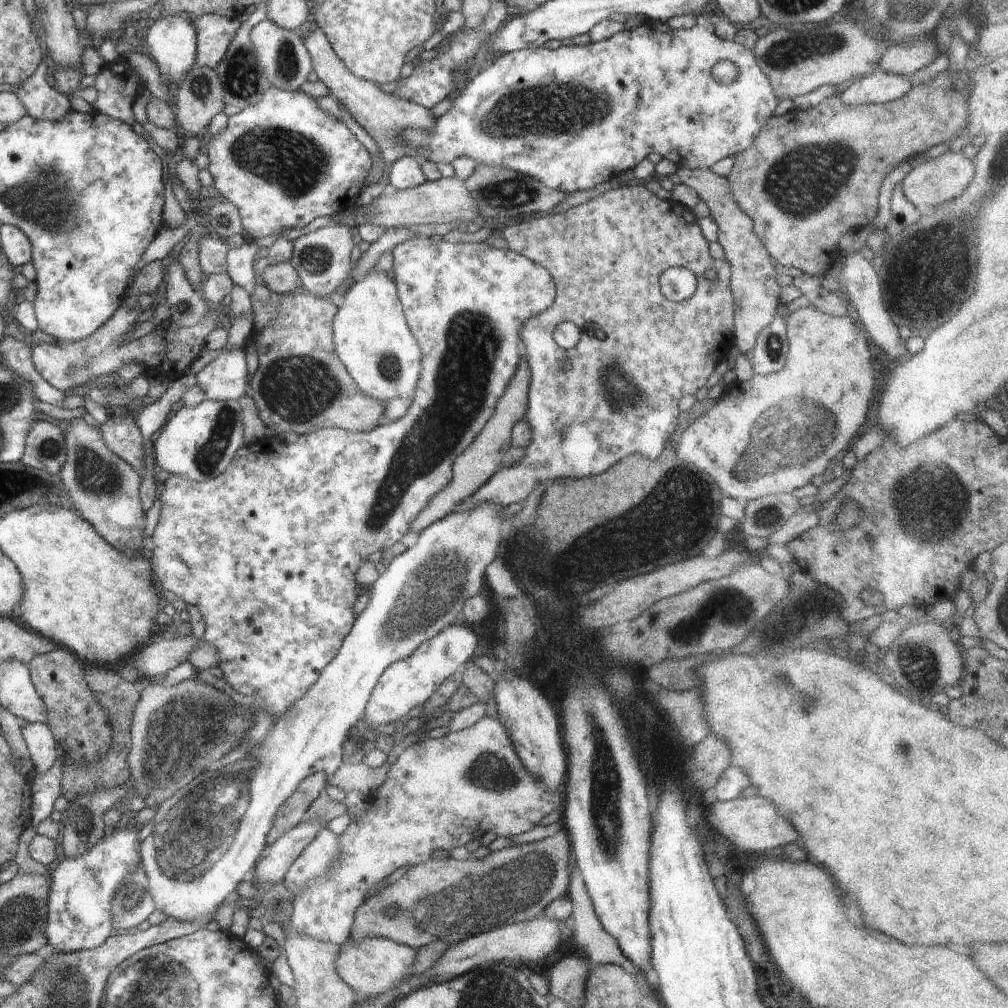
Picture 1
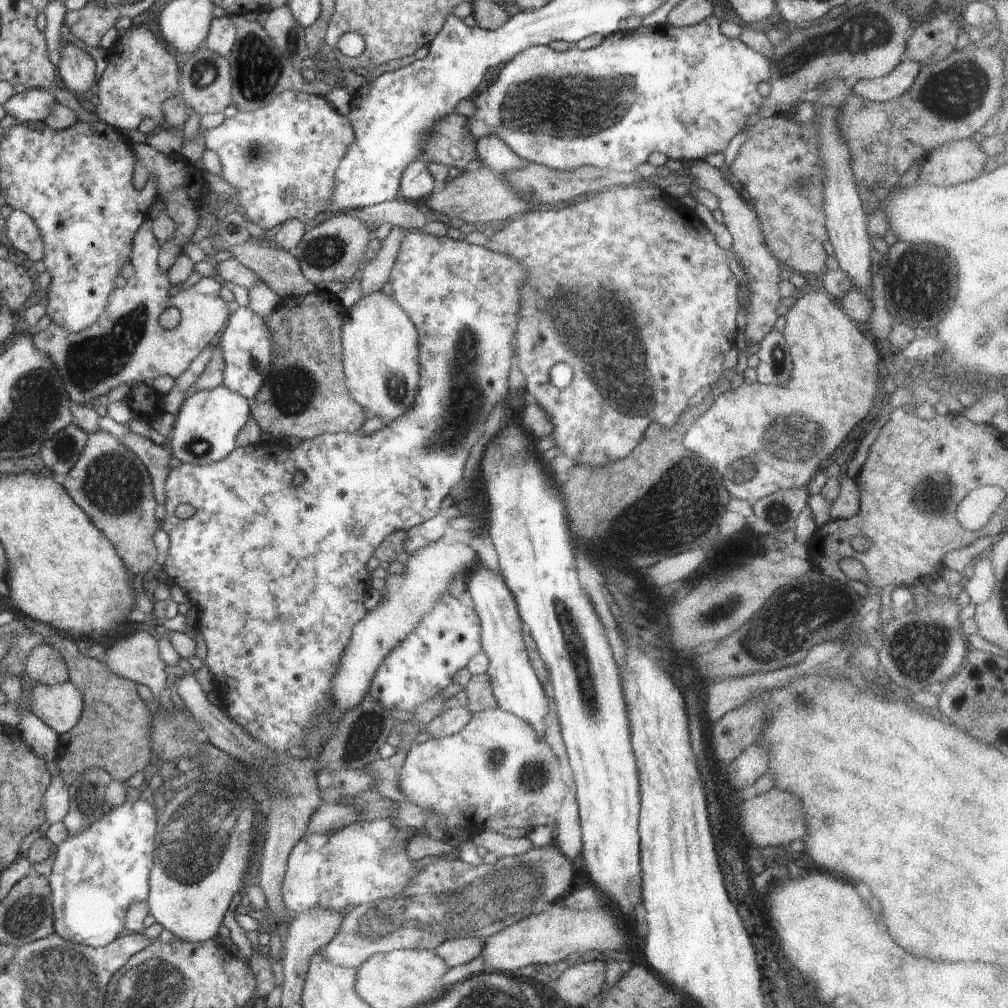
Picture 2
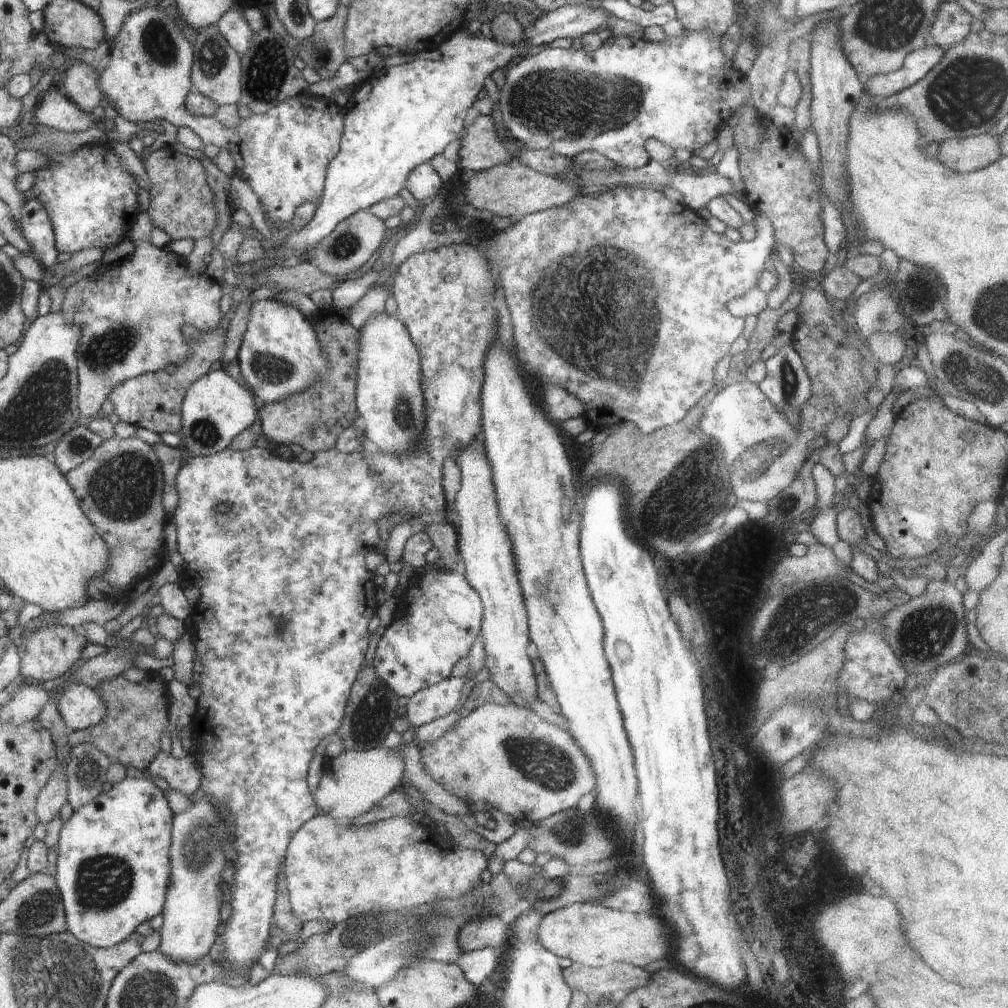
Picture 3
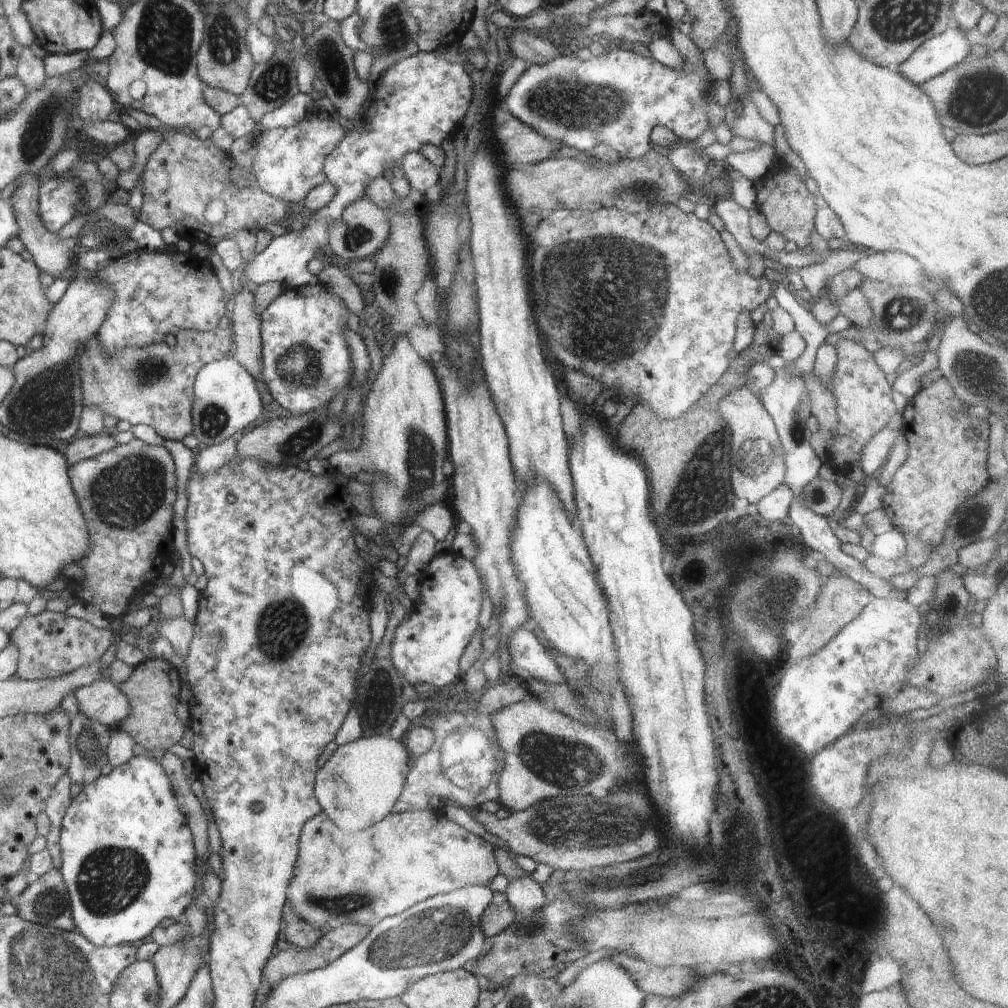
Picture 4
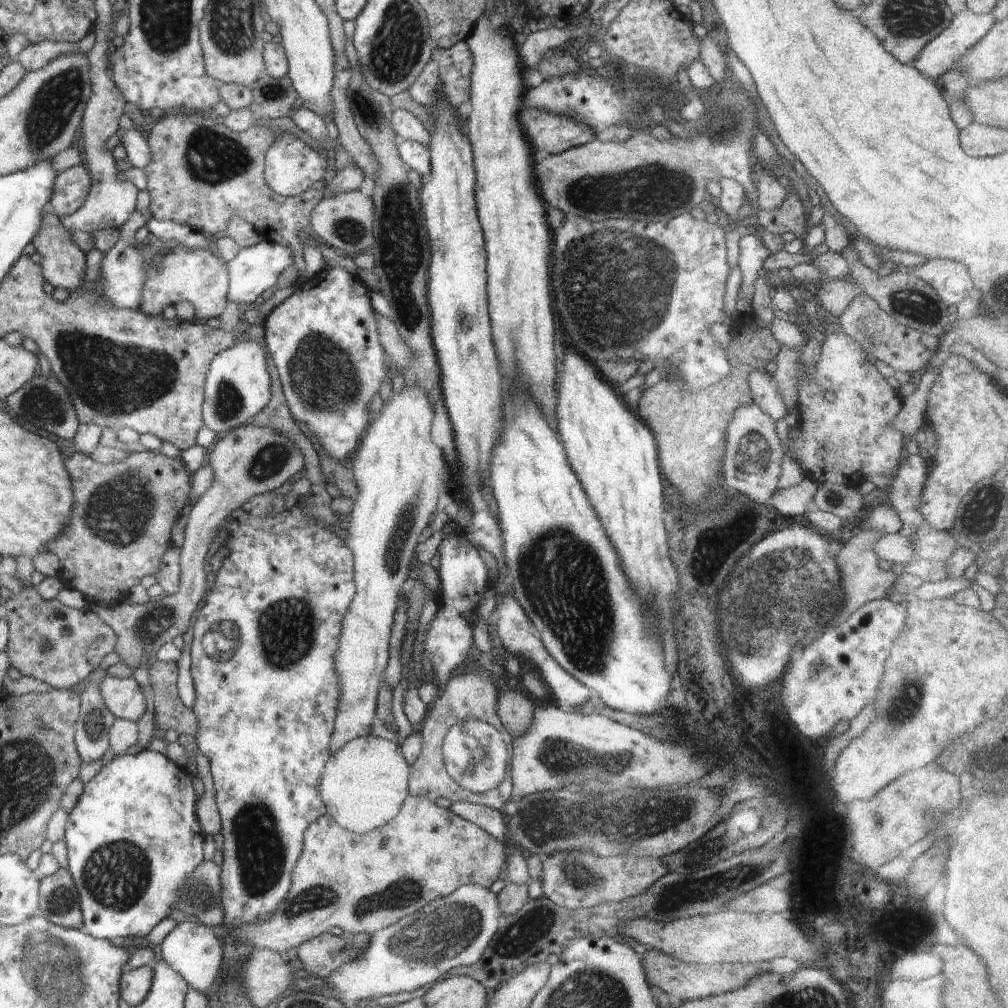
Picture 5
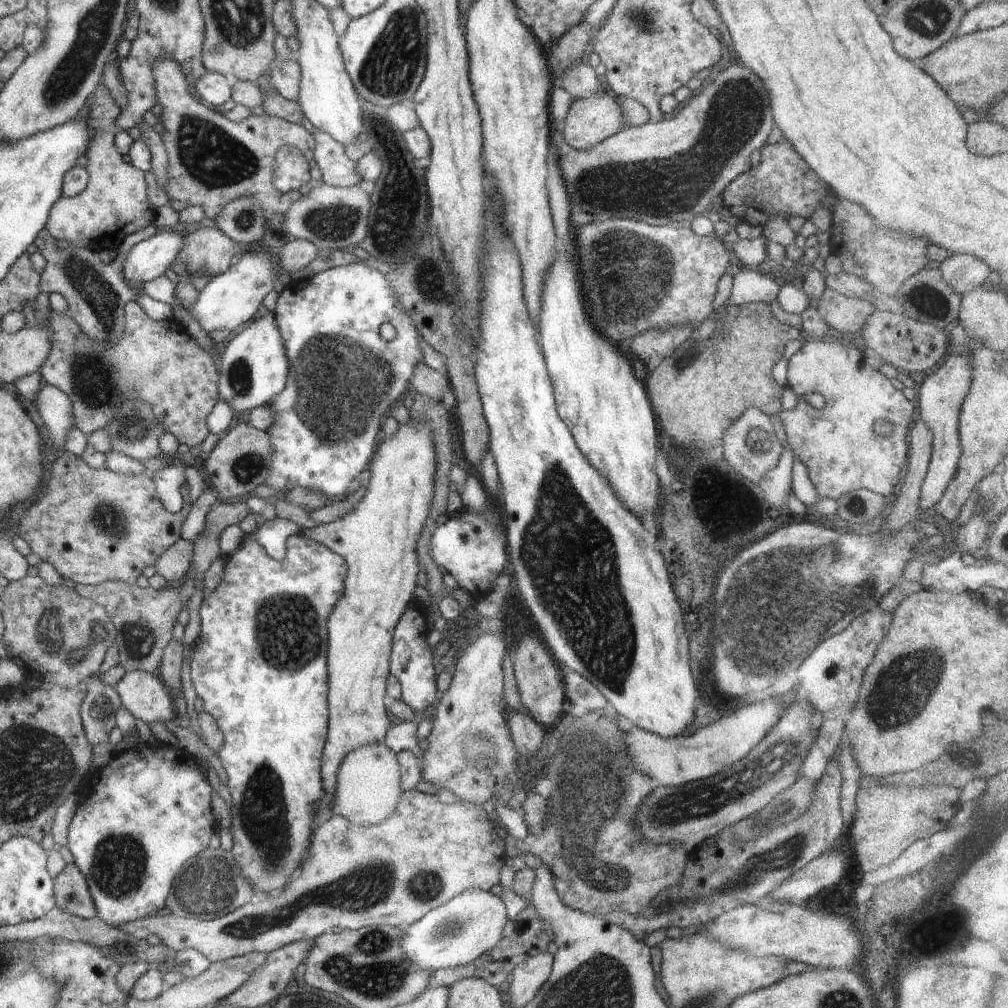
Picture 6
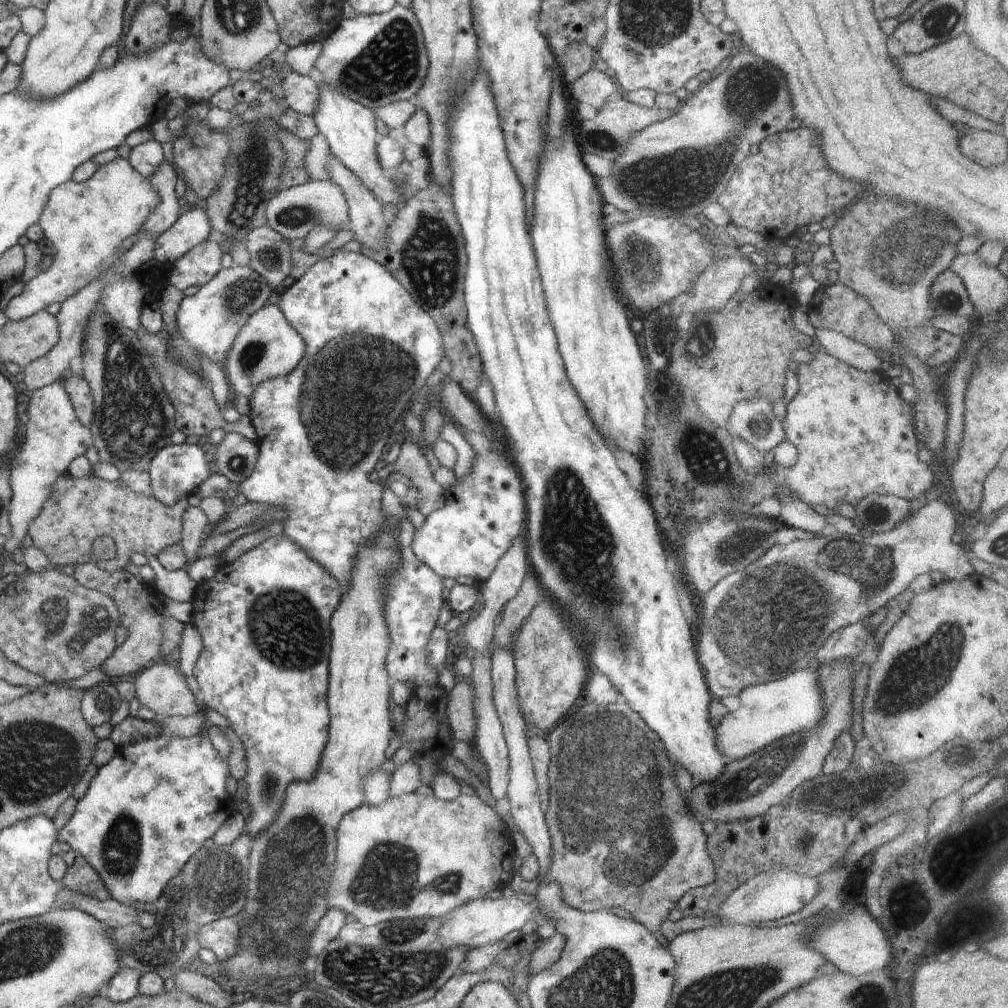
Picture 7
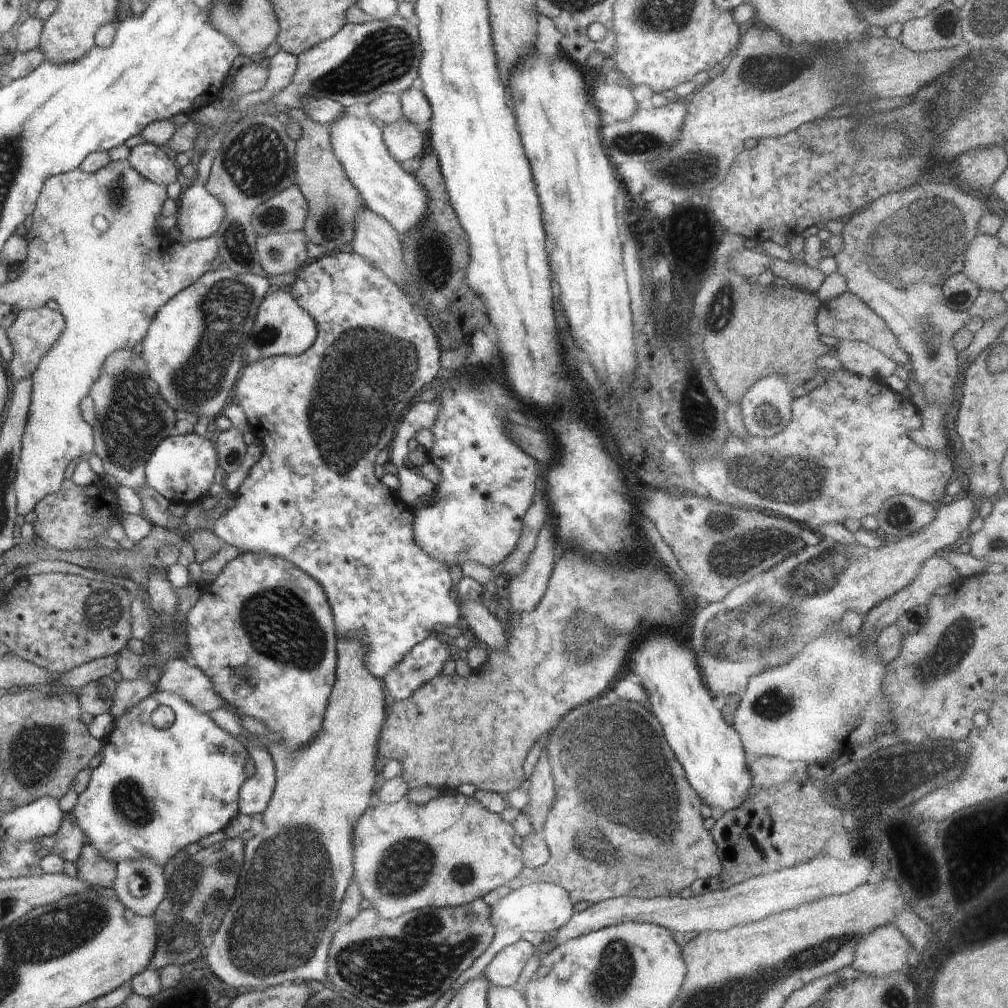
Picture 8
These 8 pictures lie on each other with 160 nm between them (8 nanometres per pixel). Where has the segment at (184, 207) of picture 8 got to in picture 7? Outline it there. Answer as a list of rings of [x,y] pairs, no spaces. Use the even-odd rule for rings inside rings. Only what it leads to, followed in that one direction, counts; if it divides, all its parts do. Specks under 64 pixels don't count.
[[[193,206],[193,210],[182,214],[178,220],[166,232],[163,232],[156,240],[153,250],[153,258],[158,260],[162,265],[173,265],[182,258],[187,252],[190,252],[200,242],[207,240],[212,232],[209,225],[209,218],[205,211]]]

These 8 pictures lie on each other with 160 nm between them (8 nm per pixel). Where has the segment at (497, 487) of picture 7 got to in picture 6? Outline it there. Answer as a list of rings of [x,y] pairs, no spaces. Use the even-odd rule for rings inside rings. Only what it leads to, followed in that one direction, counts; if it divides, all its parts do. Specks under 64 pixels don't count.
[[[464,506],[459,511],[449,514],[448,520],[438,526],[428,542],[429,553],[438,568],[444,568],[461,588],[464,588],[473,598],[486,596],[492,582],[498,578],[501,571],[507,566],[506,538],[498,538],[496,518],[498,514],[492,514],[492,520],[484,520],[482,514],[472,512]]]

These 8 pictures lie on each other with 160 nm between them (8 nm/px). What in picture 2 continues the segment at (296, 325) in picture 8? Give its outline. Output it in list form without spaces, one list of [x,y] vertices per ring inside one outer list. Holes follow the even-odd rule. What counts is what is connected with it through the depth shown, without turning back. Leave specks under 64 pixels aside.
[[[224,384],[211,391],[195,391],[183,400],[172,429],[168,450],[173,459],[191,465],[211,465],[234,452],[240,429],[251,416],[250,401]]]

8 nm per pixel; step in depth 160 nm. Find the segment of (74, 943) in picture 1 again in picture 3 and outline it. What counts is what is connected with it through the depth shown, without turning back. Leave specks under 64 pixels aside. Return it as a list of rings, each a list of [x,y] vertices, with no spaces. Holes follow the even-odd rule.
[[[144,774],[143,778],[126,777],[122,782],[112,785],[110,790],[98,795],[79,811],[72,813],[71,816],[68,822],[63,824],[60,832],[57,873],[54,877],[63,899],[67,919],[67,931],[72,933],[77,939],[93,947],[108,948],[118,945],[119,942],[126,941],[131,936],[135,936],[136,928],[144,920],[150,920],[152,916],[162,914],[164,910],[166,896],[170,892],[171,886],[170,846],[172,846],[172,822],[174,822],[174,814],[169,807],[165,794],[158,786],[154,785],[154,781],[150,776]]]

